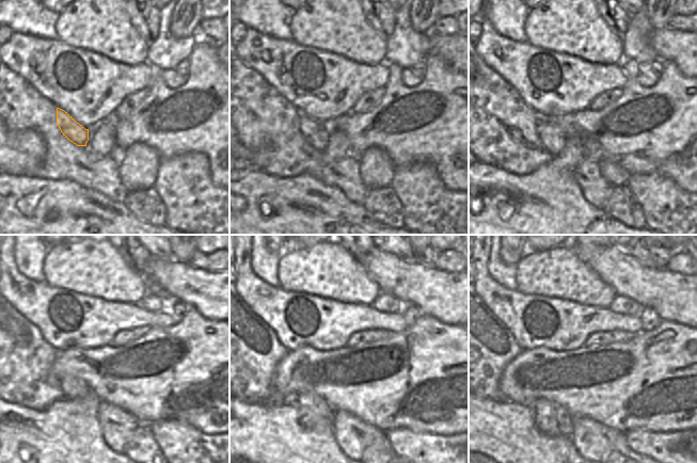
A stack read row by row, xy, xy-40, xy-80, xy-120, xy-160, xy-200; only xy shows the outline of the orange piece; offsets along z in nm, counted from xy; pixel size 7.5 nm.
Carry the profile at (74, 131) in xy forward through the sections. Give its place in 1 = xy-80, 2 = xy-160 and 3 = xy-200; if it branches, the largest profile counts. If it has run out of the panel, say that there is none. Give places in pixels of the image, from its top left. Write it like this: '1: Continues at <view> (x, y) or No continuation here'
1: Continues at xy-80 (554, 141)
2: Continues at xy-160 (315, 414)
3: Continues at xy-200 (552, 419)

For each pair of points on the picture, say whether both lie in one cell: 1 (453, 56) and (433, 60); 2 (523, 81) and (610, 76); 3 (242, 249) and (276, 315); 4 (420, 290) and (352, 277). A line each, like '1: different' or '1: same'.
1: different
2: same
3: same
4: different

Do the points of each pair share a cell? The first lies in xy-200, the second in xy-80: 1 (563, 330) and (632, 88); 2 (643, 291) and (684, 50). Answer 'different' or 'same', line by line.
1: different
2: same

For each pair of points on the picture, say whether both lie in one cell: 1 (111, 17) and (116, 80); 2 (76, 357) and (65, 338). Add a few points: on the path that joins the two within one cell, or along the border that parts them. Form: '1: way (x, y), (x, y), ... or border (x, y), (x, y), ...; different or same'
1: border (91, 50), (124, 64), (139, 64); different
2: border (96, 347), (64, 348), (57, 351); different

